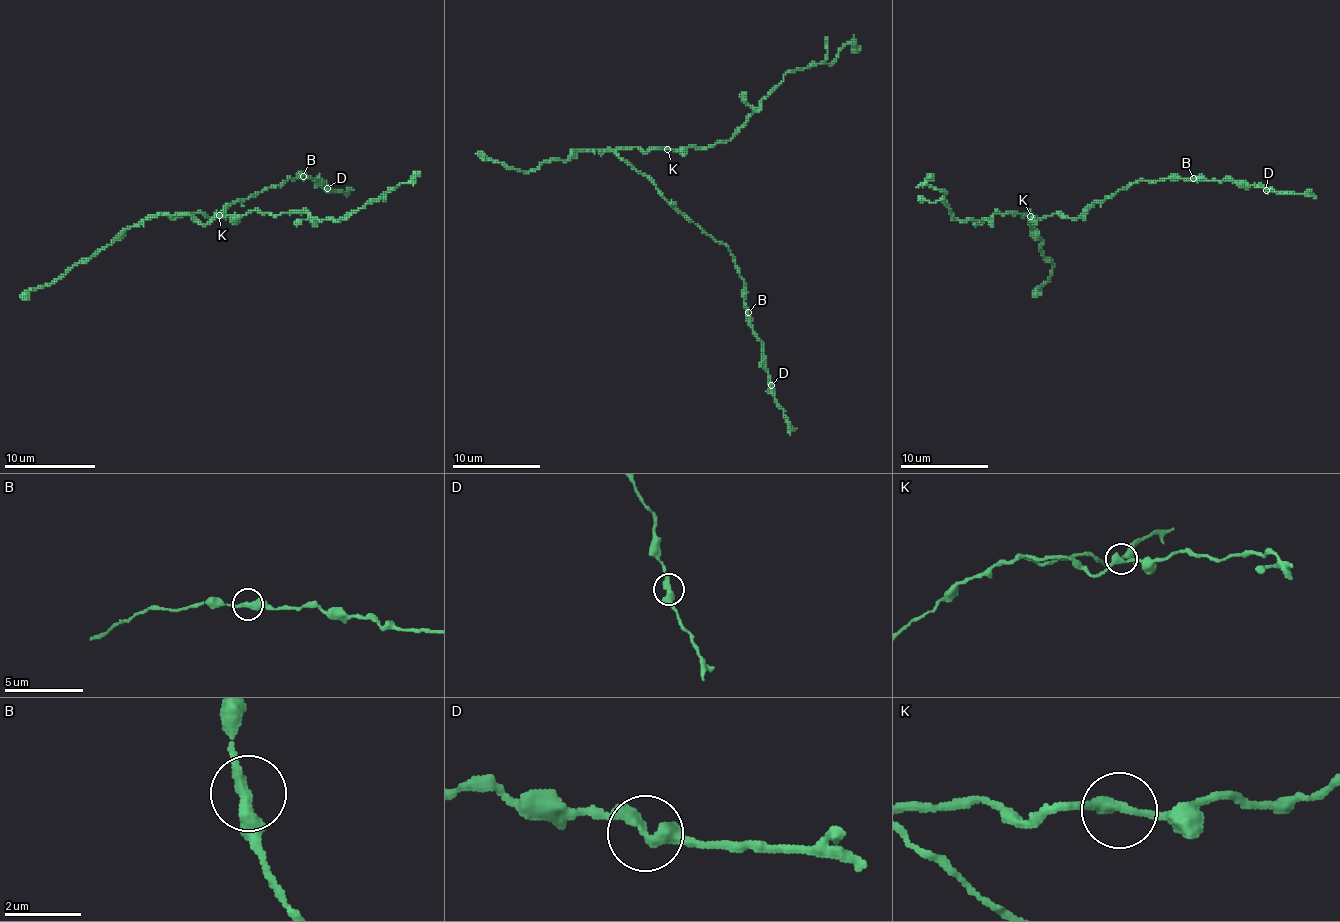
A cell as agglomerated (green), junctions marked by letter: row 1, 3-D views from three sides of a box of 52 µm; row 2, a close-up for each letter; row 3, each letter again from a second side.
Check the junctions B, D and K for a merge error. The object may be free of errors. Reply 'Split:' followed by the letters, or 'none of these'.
Split: none of these

